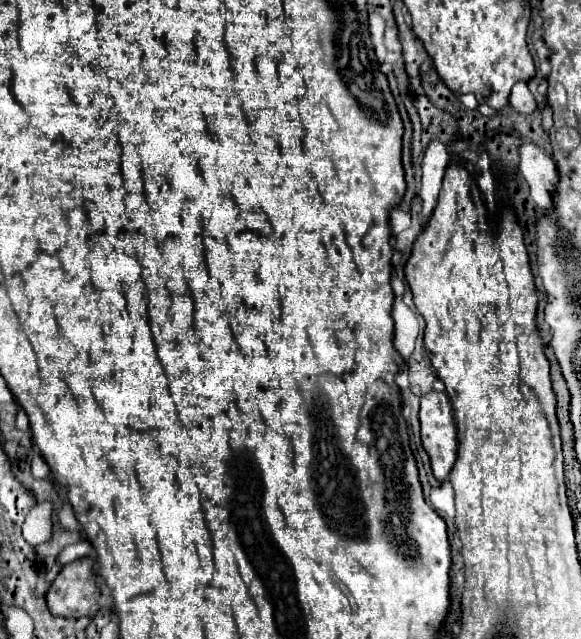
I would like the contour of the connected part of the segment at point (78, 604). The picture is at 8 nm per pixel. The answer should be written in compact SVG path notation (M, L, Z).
M82 558L66 564L46 592L48 610L62 618L92 618L98 612L100 590L94 576L94 560Z

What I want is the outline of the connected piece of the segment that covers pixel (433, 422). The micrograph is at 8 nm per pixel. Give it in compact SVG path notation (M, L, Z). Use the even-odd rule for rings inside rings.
M432 390L422 396L420 424L422 424L422 444L430 456L434 478L442 482L448 478L458 458L458 438L456 438L458 428L446 392Z

